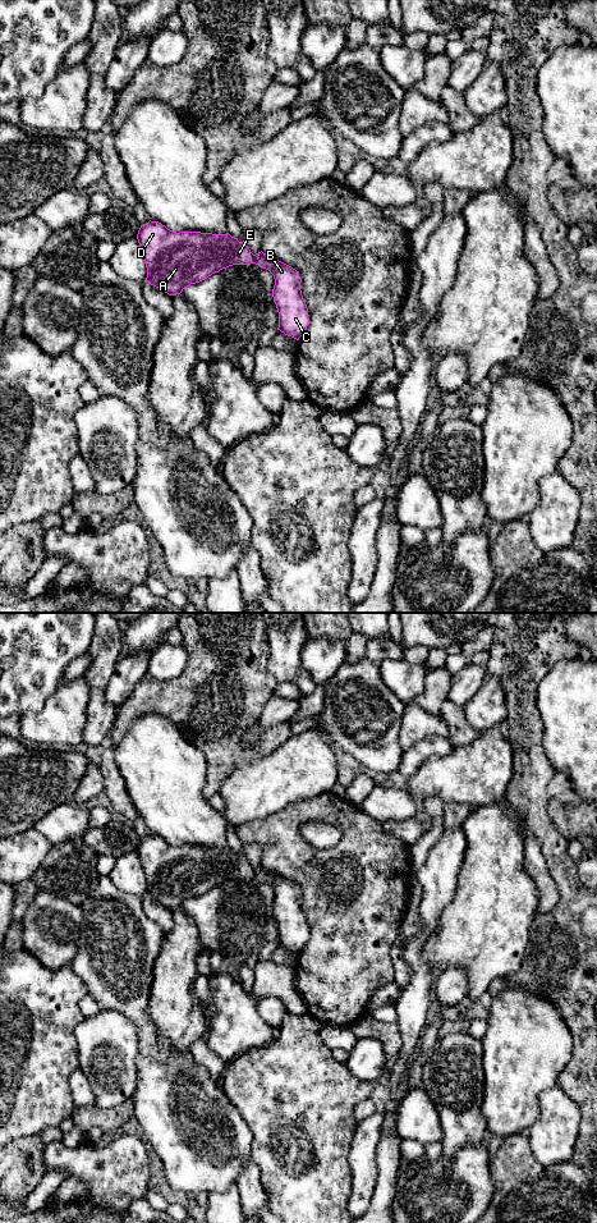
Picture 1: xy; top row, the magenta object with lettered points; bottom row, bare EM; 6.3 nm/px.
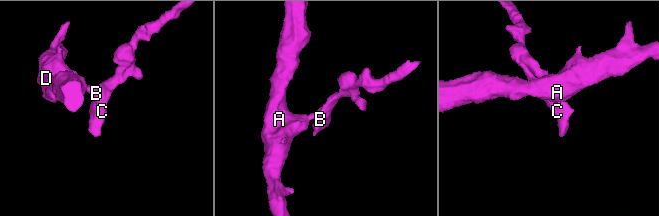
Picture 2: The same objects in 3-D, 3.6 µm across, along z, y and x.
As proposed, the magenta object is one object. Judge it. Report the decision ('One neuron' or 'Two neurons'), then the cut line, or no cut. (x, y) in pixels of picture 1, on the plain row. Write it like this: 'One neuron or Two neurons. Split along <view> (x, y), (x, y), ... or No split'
Two neurons. Split along xy (253, 869), (255, 876)

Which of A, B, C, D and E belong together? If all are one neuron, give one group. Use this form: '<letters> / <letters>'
A D E / B C

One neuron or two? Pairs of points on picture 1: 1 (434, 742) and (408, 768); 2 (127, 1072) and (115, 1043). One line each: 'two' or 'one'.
1: one
2: one

